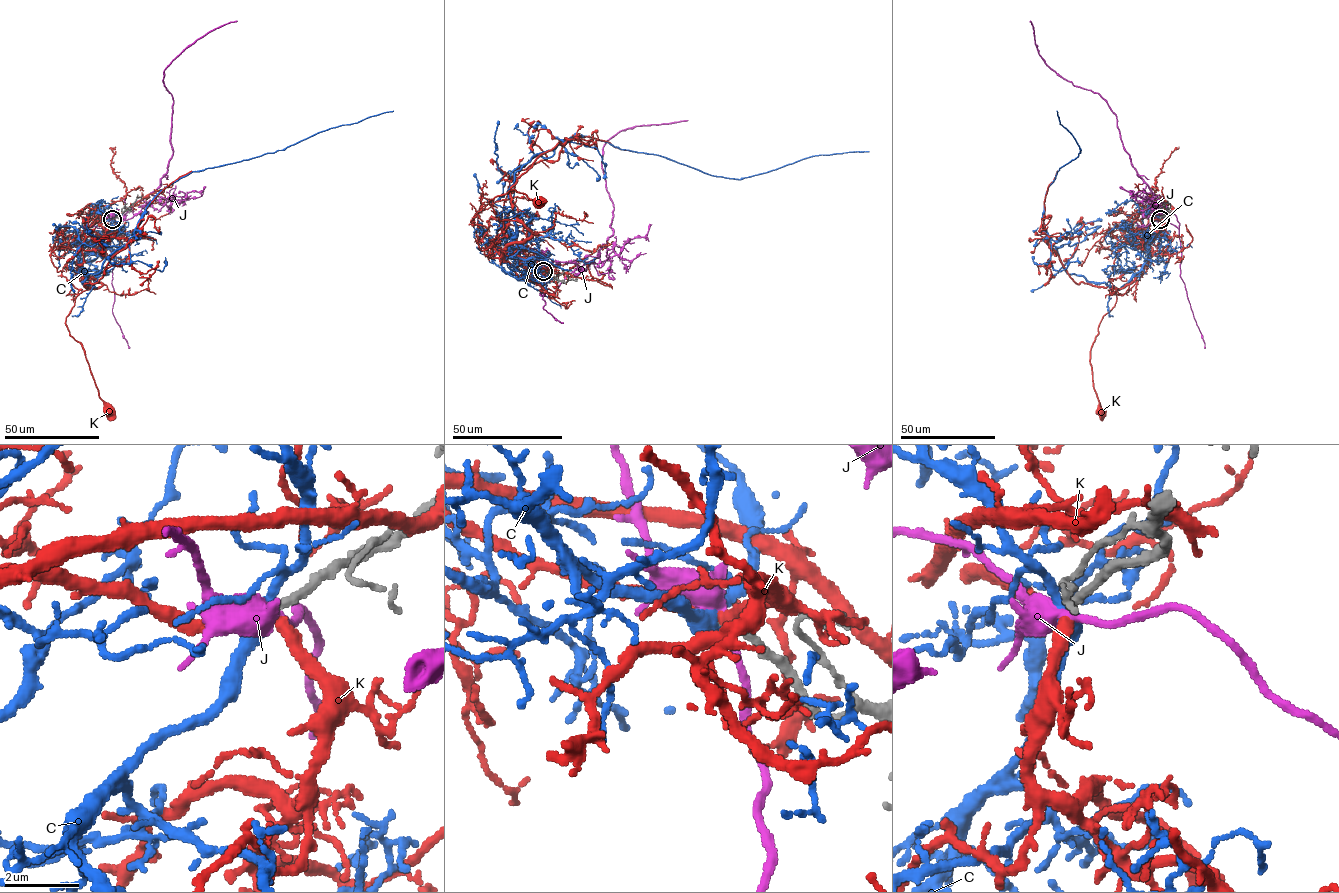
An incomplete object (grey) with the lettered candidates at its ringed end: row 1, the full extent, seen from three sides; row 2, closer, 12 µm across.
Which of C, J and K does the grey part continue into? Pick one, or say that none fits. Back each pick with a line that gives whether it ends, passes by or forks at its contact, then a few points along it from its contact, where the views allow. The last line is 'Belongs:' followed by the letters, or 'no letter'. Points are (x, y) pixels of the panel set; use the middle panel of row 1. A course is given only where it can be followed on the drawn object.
C: it passes by; course (543, 272), (534, 257), (506, 257), (516, 233), (509, 188), (533, 156), (572, 136), (735, 179), (869, 151)
Belongs: C

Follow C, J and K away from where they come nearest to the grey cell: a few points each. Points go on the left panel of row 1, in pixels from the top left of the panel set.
C: (112, 219), (104, 238), (80, 255), (87, 289), (87, 275), (126, 244), (146, 206), (179, 179), (393, 111)
J: (113, 219), (117, 227), (166, 172), (173, 153), (173, 102), (163, 83), (165, 68), (197, 40), (237, 20)
K: (112, 219), (96, 219), (82, 234), (78, 258), (62, 274), (78, 290), (65, 323), (110, 411)

